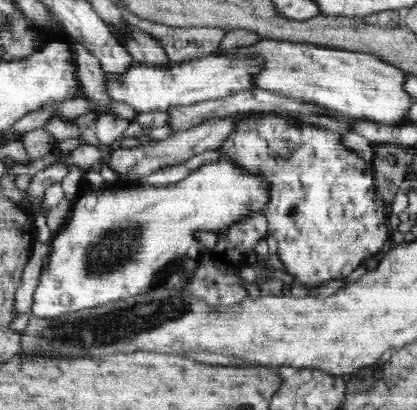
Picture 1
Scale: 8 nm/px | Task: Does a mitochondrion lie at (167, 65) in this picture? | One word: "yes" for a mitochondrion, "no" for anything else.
no

